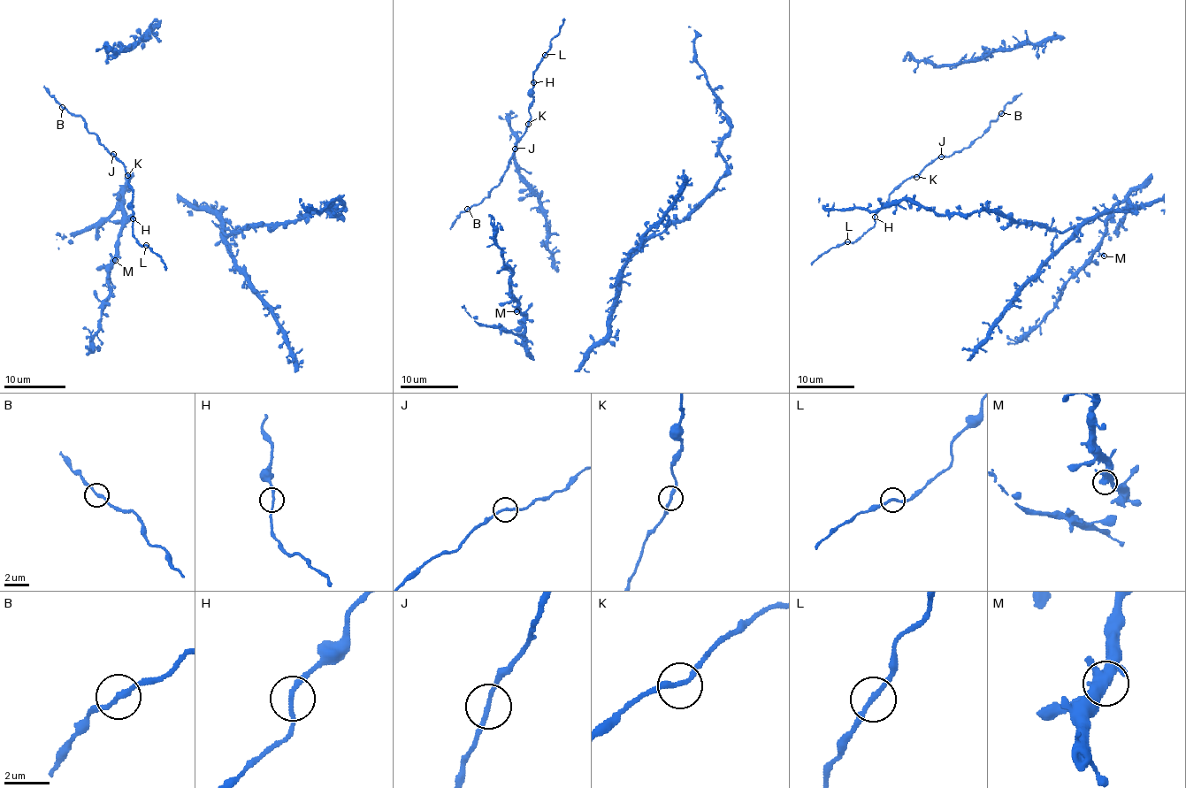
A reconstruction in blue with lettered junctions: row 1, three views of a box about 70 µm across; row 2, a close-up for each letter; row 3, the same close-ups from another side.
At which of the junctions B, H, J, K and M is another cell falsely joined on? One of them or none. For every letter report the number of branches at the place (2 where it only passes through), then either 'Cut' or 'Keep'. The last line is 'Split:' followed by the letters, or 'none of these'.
B: Branches: 2. Keep
H: Branches: 2. Keep
J: Branches: 2. Keep
K: Branches: 2. Keep
M: Branches: 2. Keep
Split: none of these

